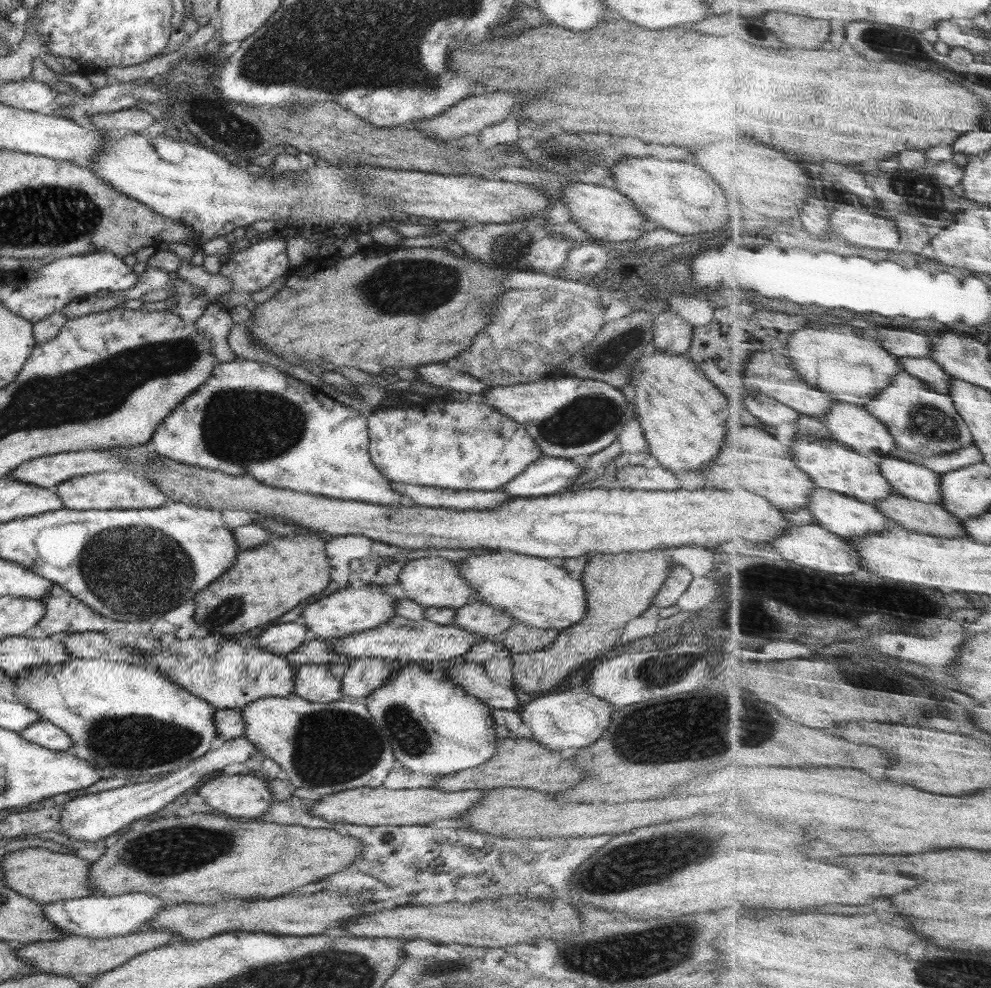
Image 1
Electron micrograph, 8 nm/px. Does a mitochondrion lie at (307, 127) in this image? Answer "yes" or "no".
no

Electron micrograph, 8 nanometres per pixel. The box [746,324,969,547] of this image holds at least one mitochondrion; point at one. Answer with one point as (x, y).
(928, 423)

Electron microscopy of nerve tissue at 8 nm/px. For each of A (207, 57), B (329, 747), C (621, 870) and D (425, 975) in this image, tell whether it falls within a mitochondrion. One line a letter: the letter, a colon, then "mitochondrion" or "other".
A: mitochondrion
B: mitochondrion
C: mitochondrion
D: mitochondrion

